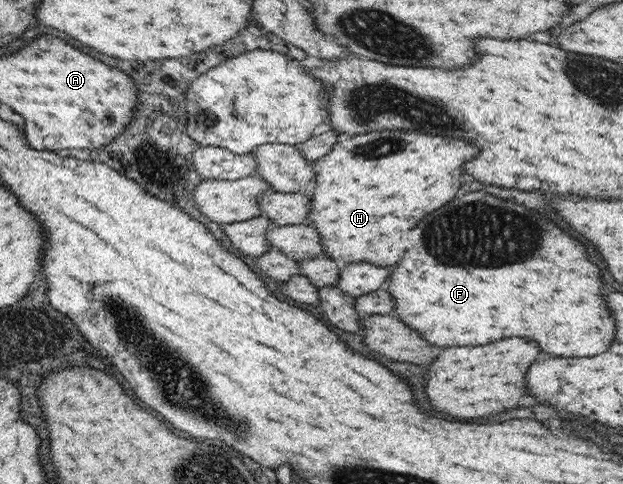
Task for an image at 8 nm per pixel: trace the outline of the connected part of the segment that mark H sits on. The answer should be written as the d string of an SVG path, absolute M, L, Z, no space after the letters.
M380 130L372 134L357 134L336 141L330 152L317 158L311 169L315 172L314 183L307 190L311 196L312 212L306 224L312 225L321 238L325 256L341 258L347 263L374 262L380 266L394 264L394 258L402 254L402 234L422 220L438 206L450 202L460 188L462 164L472 160L476 150L472 144L458 138L442 138L408 130Z

